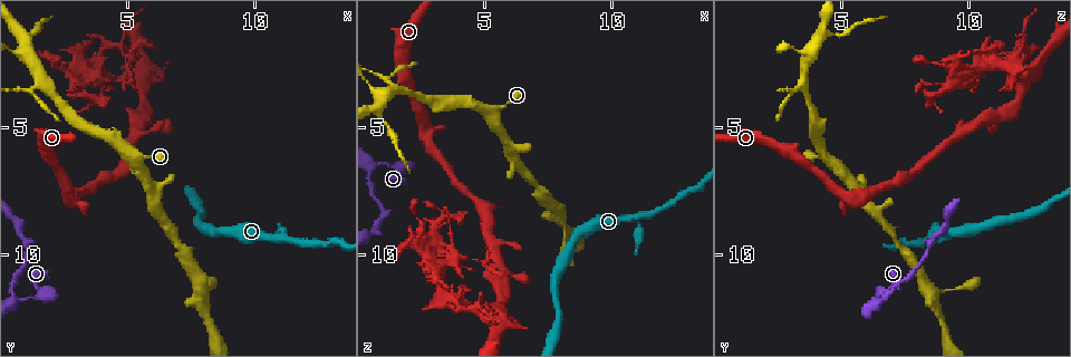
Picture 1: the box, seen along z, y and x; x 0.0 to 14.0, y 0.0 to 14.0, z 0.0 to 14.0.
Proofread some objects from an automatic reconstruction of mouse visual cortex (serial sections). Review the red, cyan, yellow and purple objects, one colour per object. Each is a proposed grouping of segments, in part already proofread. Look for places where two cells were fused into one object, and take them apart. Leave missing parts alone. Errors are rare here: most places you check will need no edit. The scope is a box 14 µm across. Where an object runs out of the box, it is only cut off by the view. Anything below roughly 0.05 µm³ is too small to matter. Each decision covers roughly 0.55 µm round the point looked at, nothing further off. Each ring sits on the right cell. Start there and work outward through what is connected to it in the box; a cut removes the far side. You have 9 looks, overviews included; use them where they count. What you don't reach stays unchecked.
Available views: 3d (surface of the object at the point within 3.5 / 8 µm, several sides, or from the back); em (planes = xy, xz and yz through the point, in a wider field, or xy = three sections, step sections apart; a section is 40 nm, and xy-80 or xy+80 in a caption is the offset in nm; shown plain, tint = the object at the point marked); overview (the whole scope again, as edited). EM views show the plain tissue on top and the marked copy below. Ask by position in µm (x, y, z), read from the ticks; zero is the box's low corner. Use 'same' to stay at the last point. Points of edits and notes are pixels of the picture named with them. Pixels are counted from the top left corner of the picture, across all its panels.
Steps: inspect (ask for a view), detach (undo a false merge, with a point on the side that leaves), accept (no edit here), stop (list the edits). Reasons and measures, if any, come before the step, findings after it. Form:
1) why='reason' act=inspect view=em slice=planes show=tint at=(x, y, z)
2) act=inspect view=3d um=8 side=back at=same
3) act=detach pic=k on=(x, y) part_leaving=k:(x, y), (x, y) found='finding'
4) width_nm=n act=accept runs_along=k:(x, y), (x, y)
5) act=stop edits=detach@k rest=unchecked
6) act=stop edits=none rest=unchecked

why='abrupt turn' act=inspect view=3d um=3.5 at=(1.5, 11.6, 6.5)

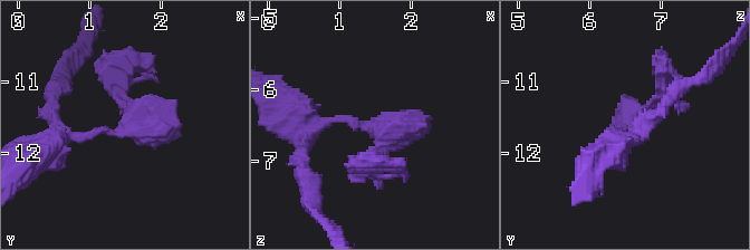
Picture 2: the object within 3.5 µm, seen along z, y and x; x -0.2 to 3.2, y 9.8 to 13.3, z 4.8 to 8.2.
why='now the EM' act=inspect view=em slice=xy step=2 show=tint at=(1.55, 11.65, 6.55)

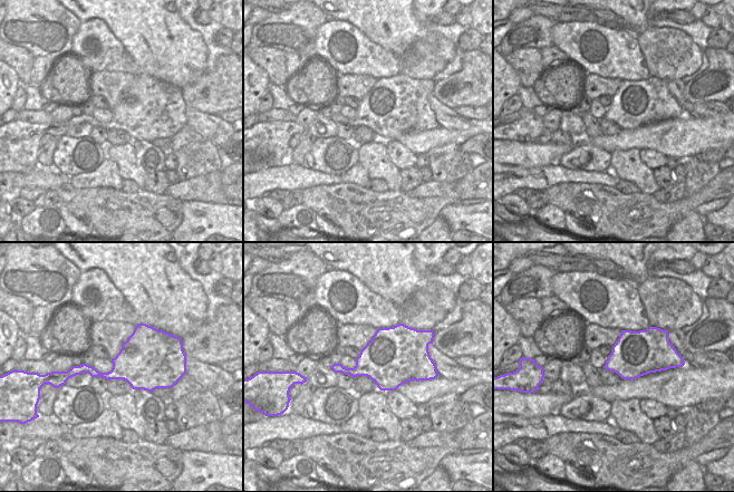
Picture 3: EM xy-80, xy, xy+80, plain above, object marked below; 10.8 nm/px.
act=inspect view=em slice=xy step=3 show=tint at=same

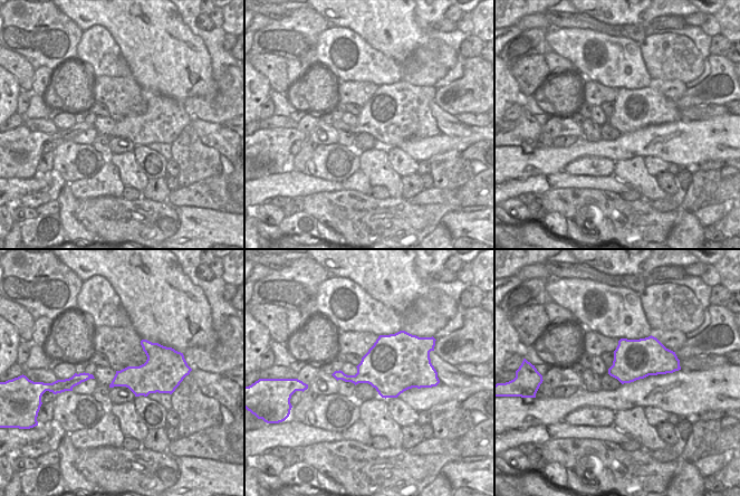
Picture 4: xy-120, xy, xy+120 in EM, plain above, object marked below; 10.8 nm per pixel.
act=accept runs_along=2:(118, 73), (135, 121), (60, 137) found='all the same cell'

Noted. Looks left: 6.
why='thin neck' act=inspect view=3d um=3.5 at=(4.7, 3.1, 12.0)

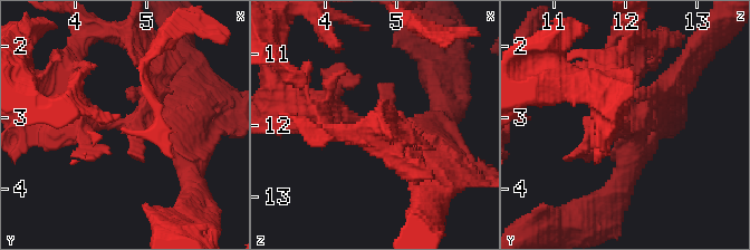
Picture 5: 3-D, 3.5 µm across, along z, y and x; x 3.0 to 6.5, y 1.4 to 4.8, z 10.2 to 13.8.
act=inspect view=em slice=planes show=tint at=(4.65, 3.10, 11.95)

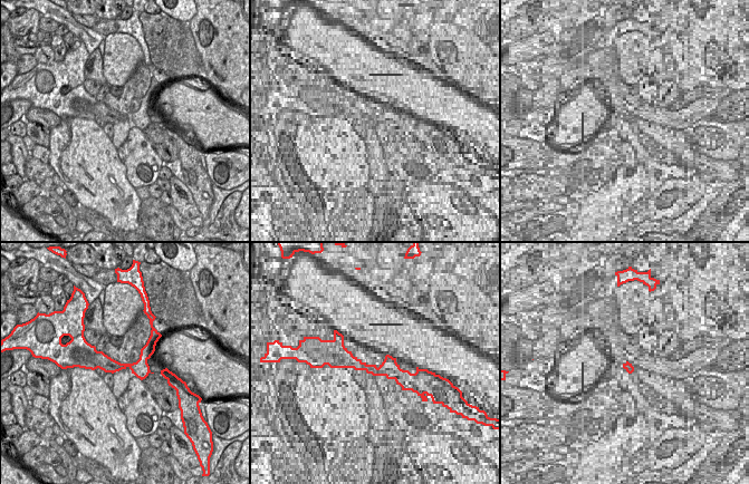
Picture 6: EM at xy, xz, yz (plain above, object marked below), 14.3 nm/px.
act=inspect view=em slice=xy step=3 show=tint at=same

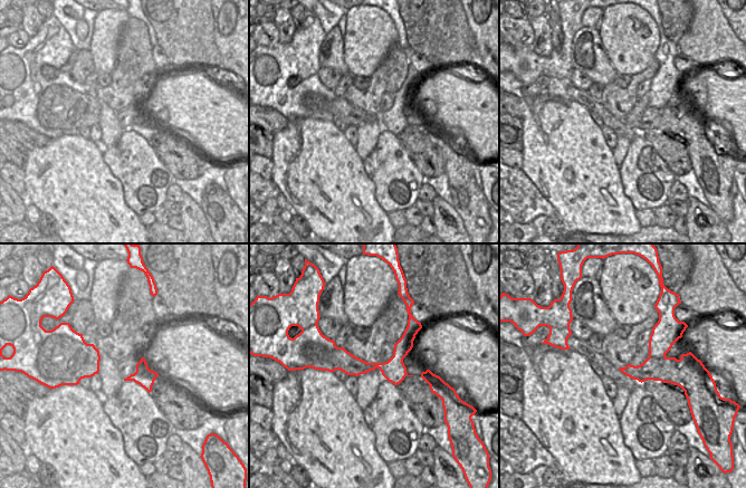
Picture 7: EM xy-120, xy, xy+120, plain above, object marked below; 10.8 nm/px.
act=detach pic=5 on=(593, 150) border=7:(642, 363), (642, 369), (650, 379) found='two cells meet here'

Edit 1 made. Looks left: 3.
why='sharp bend' act=inspect view=3d um=3.5 at=(10.9, 9.3, 8.6)

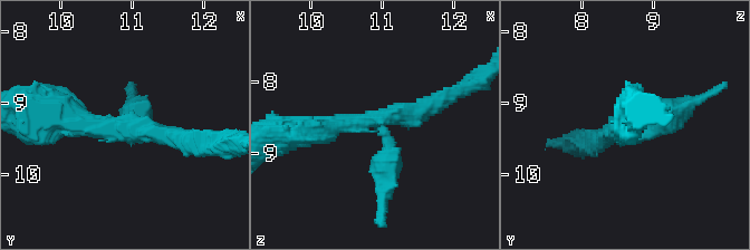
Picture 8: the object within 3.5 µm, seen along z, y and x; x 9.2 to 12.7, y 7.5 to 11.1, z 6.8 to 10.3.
arms=3 arm_widths_nm=300,300,350 why='need the tissue' act=inspect view=em slice=xy step=5 show=tint at=(10.85, 9.30, 8.55)

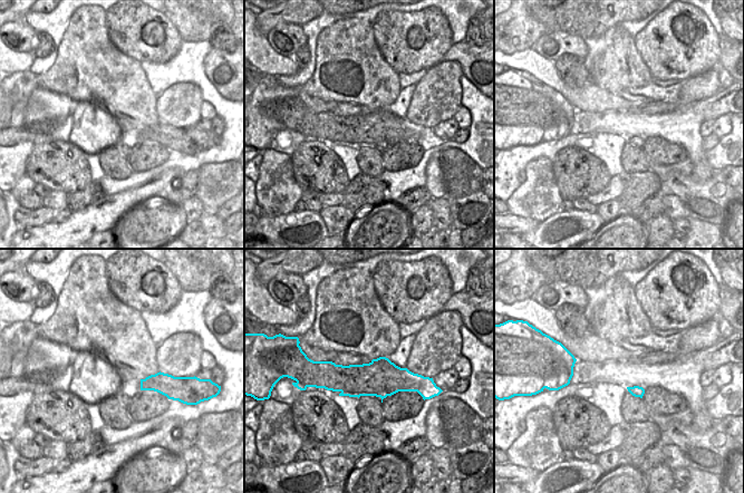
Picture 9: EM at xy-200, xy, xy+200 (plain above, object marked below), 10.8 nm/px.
act=detach pic=8 on=(130, 104) part_leaving=8:(380, 128), (386, 141), (380, 218) found='a second cell is stuck on'

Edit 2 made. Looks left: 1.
act=stop edits=detach@5,detach@8 rest=unchecked

